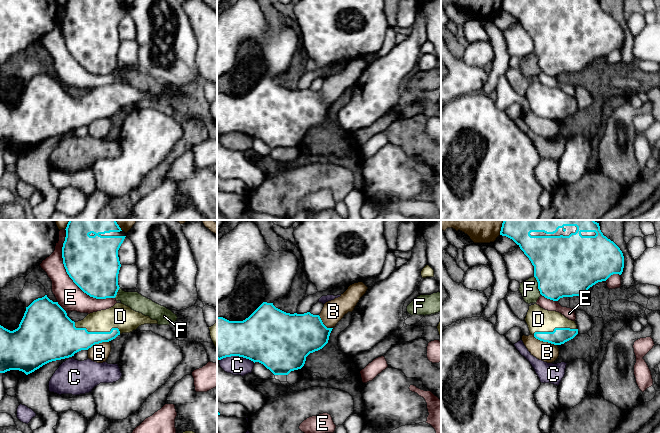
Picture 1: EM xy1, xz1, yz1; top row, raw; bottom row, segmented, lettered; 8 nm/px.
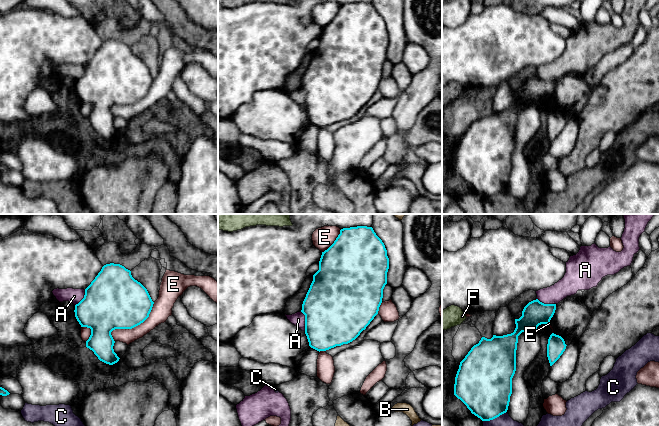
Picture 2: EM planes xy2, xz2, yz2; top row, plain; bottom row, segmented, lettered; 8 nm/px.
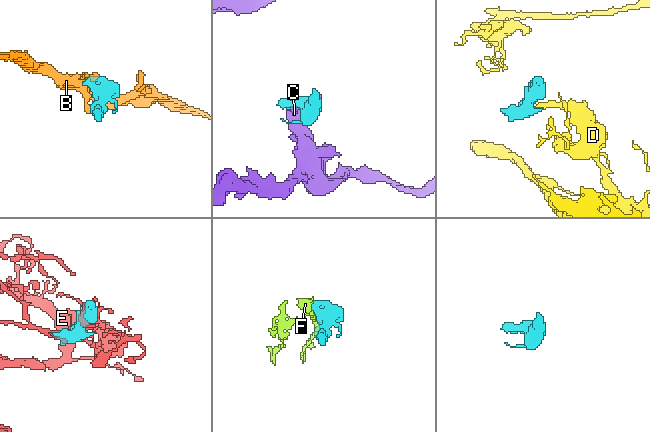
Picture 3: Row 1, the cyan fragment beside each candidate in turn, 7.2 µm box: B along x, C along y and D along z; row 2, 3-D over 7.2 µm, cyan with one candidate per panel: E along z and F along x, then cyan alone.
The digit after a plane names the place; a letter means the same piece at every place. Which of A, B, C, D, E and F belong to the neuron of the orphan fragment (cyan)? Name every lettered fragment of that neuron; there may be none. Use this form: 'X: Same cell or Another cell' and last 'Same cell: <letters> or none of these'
A: Another cell
B: Another cell
C: Another cell
D: Same cell
E: Another cell
F: Another cell
Same cell: D

